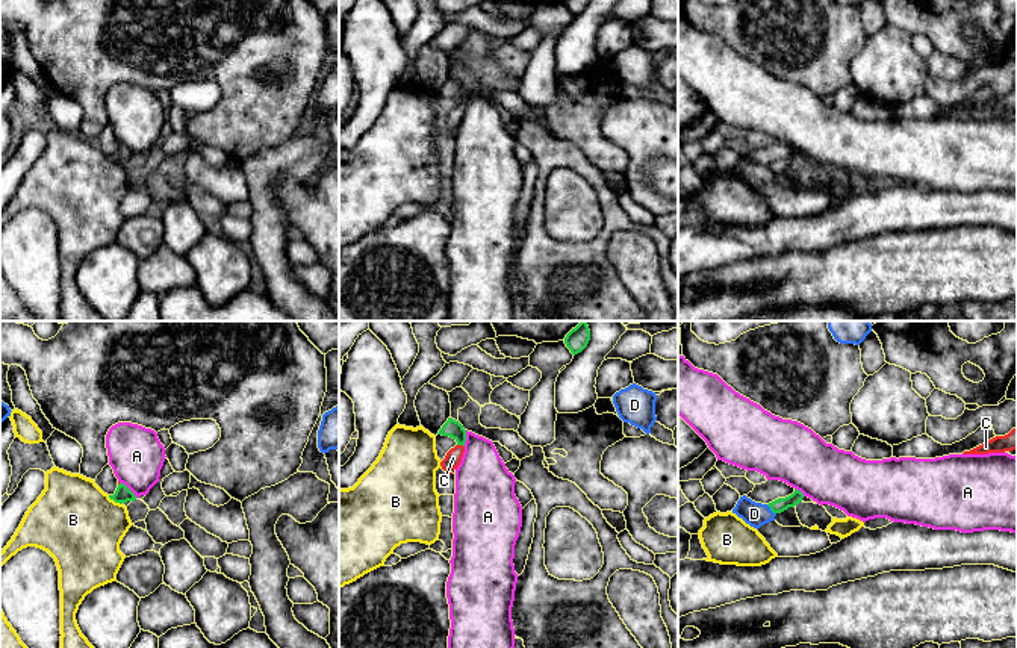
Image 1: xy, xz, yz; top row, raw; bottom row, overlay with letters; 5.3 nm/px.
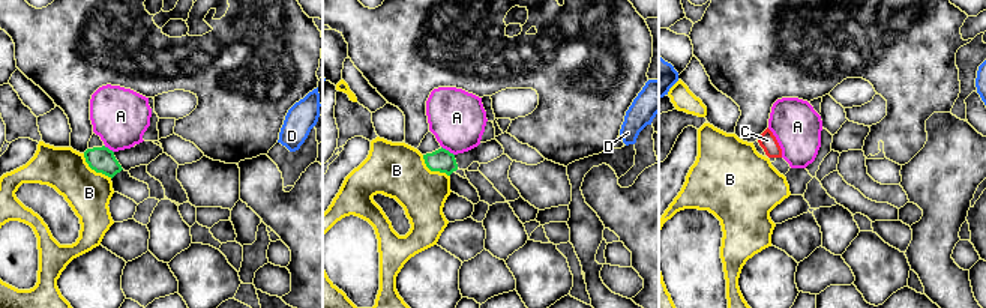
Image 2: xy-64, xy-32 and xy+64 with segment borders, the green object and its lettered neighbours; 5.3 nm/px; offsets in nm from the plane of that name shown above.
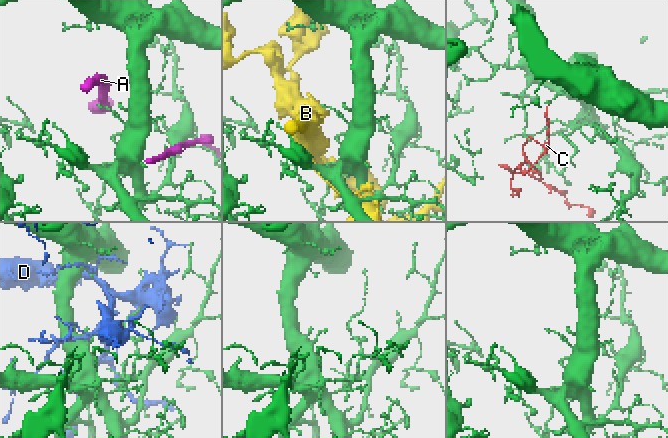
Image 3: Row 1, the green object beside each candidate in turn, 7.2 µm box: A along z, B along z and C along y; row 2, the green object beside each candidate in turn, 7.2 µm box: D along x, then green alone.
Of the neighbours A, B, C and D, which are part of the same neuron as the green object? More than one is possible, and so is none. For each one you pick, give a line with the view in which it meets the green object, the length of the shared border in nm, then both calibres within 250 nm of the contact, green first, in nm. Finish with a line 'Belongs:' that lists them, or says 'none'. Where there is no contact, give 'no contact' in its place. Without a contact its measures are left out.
C: meets green in xz; contact 40 nm long; 90 nm thick on the green side, 90 nm on the other
Belongs: C

